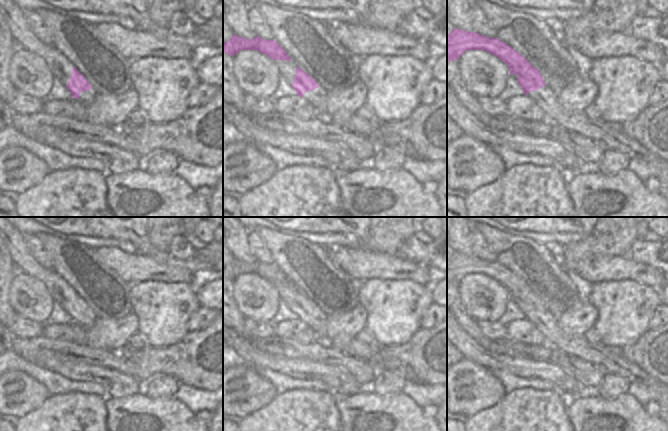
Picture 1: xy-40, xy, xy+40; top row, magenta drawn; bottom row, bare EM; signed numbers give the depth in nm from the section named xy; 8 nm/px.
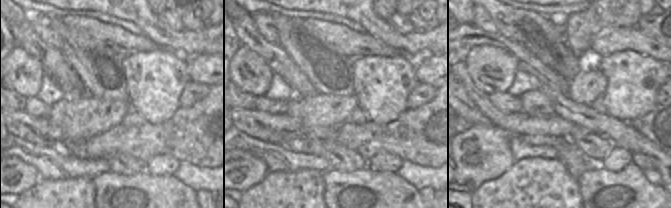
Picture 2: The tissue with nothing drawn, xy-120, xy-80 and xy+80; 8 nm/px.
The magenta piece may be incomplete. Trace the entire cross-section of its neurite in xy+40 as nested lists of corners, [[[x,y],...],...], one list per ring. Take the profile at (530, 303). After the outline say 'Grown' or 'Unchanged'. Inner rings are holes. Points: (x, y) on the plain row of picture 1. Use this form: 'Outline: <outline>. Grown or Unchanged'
Outline: [[[454,252],[447,259],[447,287],[458,284],[467,274],[485,274],[505,286],[510,293],[510,298],[519,299],[517,306],[525,319],[546,310],[540,295],[505,266],[477,256]]]. Unchanged.

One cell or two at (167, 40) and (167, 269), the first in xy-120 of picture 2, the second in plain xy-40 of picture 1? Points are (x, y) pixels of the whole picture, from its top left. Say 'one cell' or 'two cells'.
two cells

